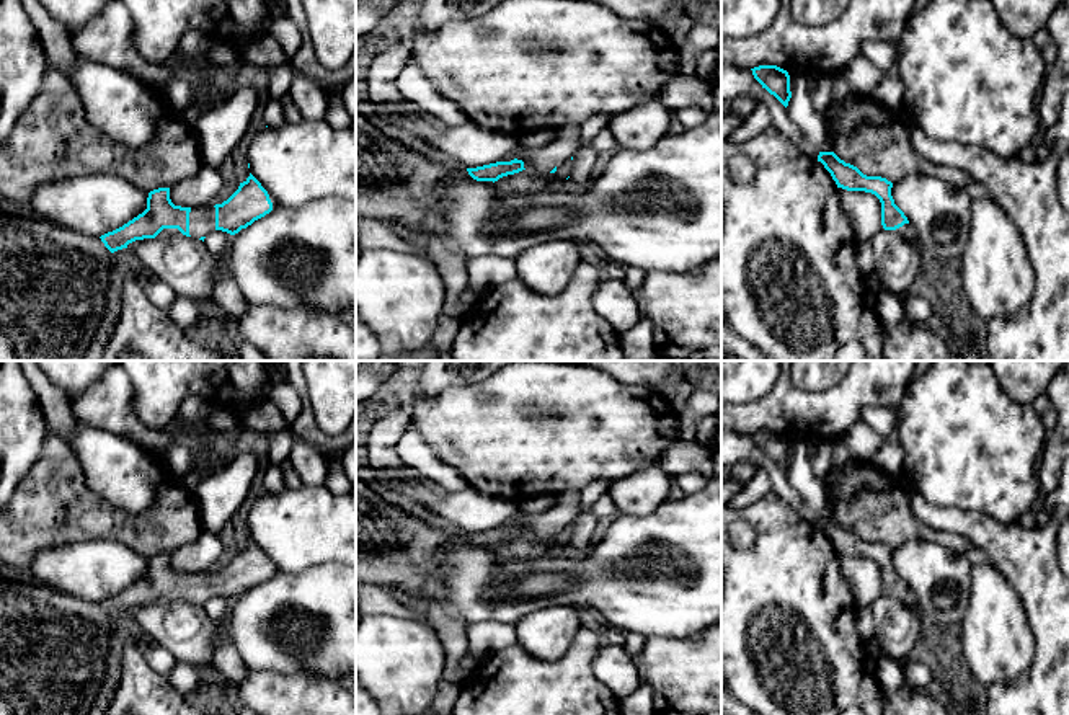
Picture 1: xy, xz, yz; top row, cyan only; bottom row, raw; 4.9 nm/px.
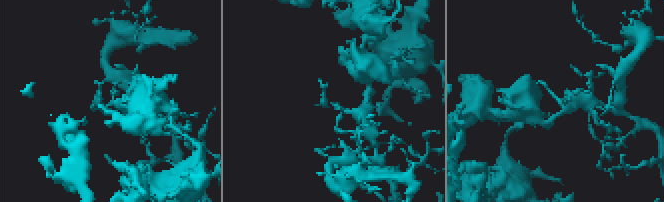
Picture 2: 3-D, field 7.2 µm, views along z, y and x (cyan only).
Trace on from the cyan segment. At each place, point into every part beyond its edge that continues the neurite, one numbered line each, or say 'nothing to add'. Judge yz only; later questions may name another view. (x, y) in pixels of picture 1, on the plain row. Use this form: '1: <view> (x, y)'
1: yz (908, 598)

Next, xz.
1: xz (524, 547)

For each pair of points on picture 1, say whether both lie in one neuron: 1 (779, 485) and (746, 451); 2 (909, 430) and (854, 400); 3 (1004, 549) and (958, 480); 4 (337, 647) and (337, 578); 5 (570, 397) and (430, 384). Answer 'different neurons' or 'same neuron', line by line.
1: same neuron
2: different neurons
3: different neurons
4: same neuron
5: different neurons

